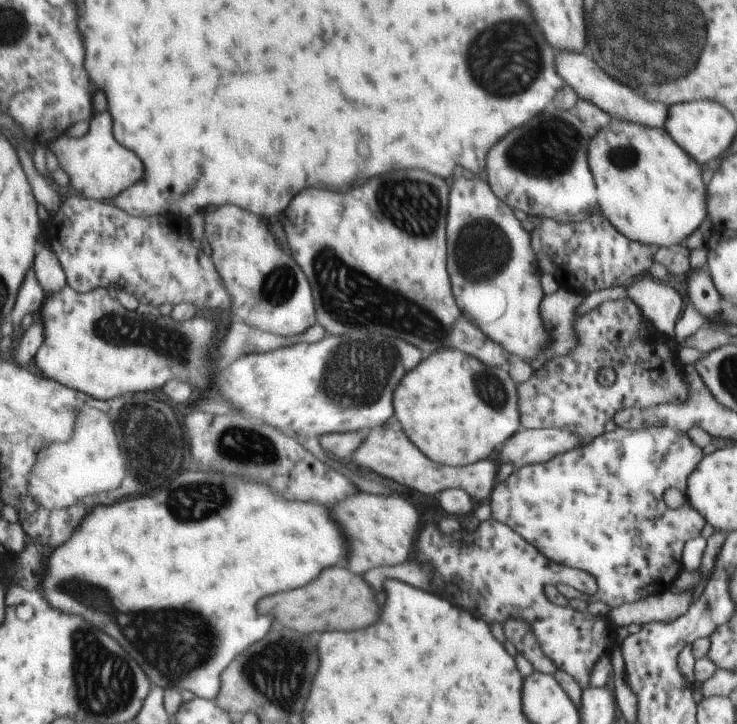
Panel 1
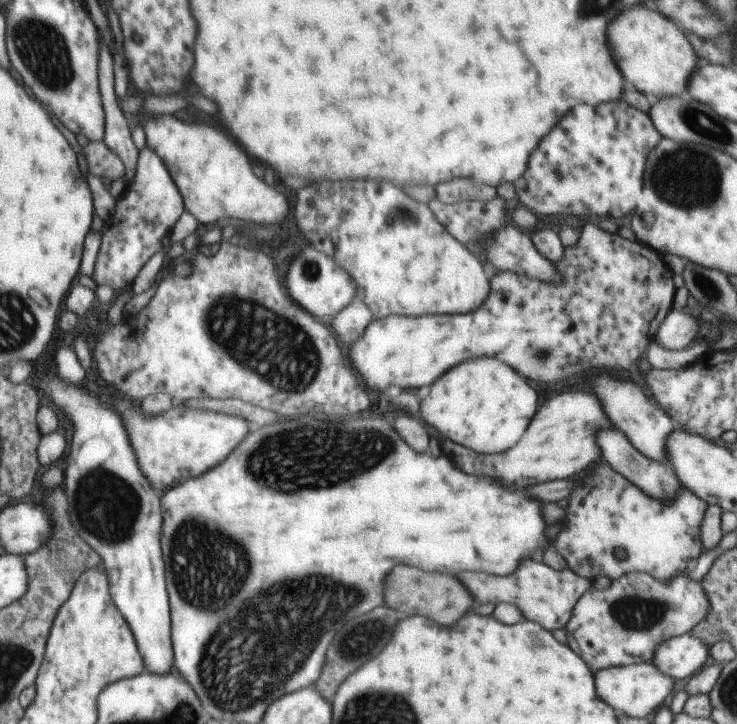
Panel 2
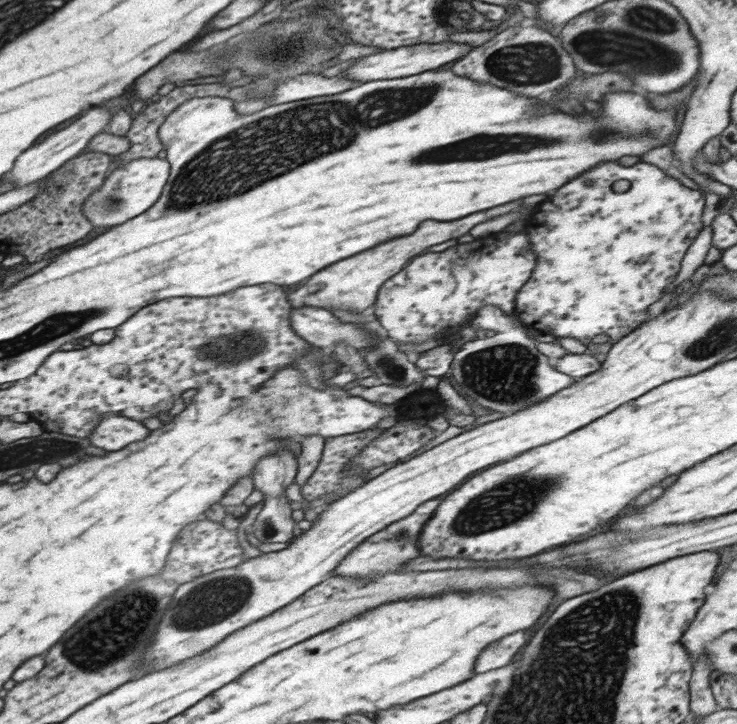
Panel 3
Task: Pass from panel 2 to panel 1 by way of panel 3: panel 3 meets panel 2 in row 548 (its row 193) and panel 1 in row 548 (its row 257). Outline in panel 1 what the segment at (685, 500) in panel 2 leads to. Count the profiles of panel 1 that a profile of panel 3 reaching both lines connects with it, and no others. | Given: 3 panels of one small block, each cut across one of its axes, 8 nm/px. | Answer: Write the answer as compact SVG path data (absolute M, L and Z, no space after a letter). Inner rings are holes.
M651 425L640 430L618 426L593 440L544 464L528 464L513 471L506 480L496 483L488 499L492 518L516 530L548 560L594 574L598 582L598 596L610 608L670 591L672 582L684 569L684 544L700 535L706 520L690 502L677 509L668 507L662 500L662 494L670 488L686 489L690 474L702 460L702 449L686 434L669 426Z

